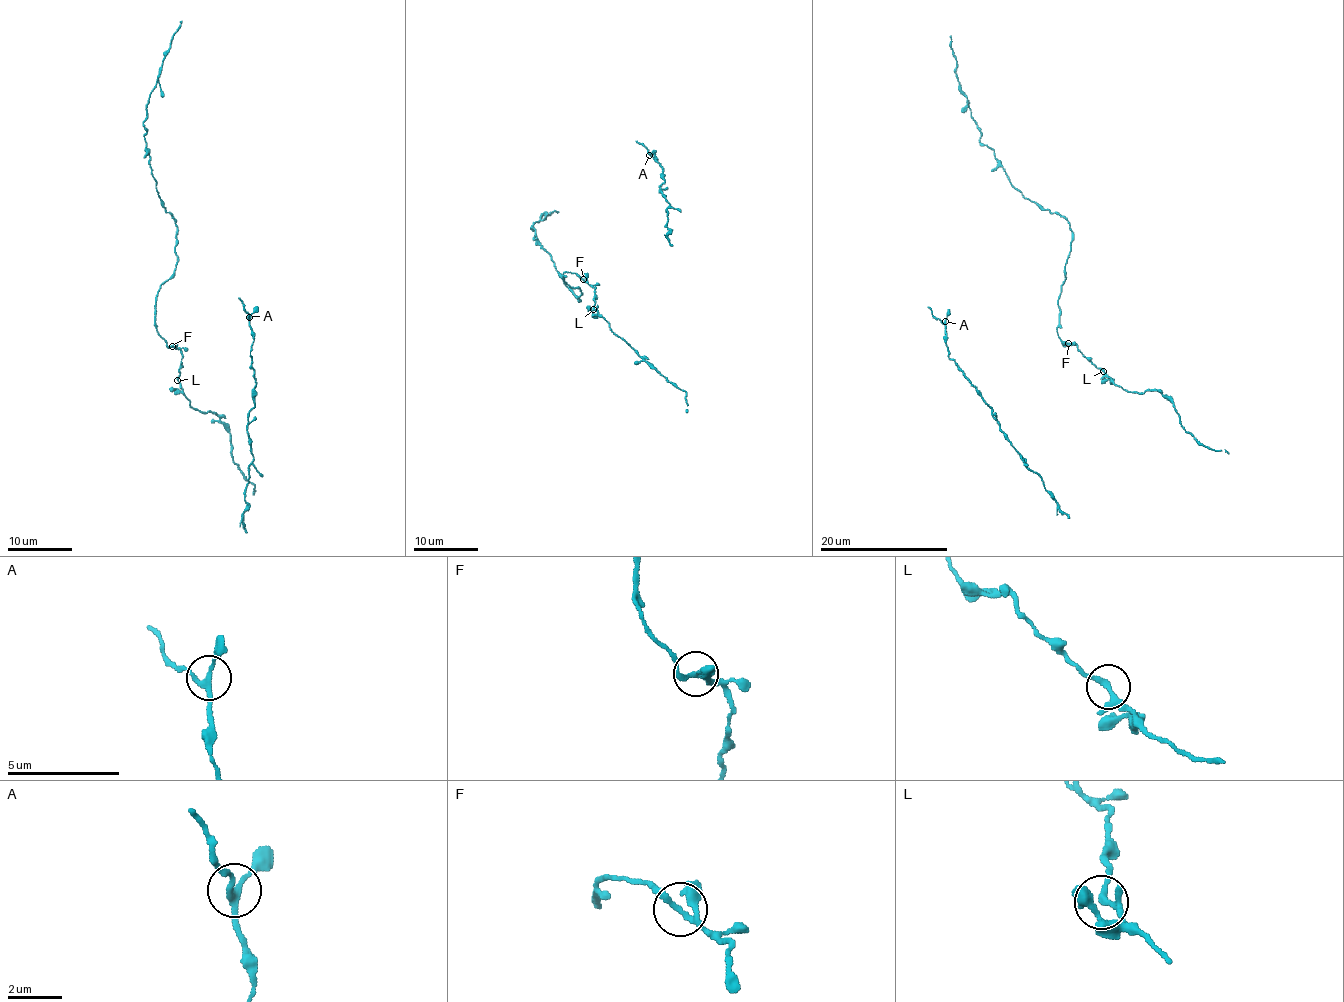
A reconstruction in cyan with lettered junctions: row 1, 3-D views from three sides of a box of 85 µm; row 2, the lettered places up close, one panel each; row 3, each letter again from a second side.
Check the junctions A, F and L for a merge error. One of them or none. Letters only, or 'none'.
none

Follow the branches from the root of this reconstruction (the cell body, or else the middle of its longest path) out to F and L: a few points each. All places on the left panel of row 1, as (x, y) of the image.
F: (156, 298), (156, 331), (168, 347), (172, 346)
L: (156, 298), (156, 331), (168, 347), (177, 348), (182, 355), (177, 380)

